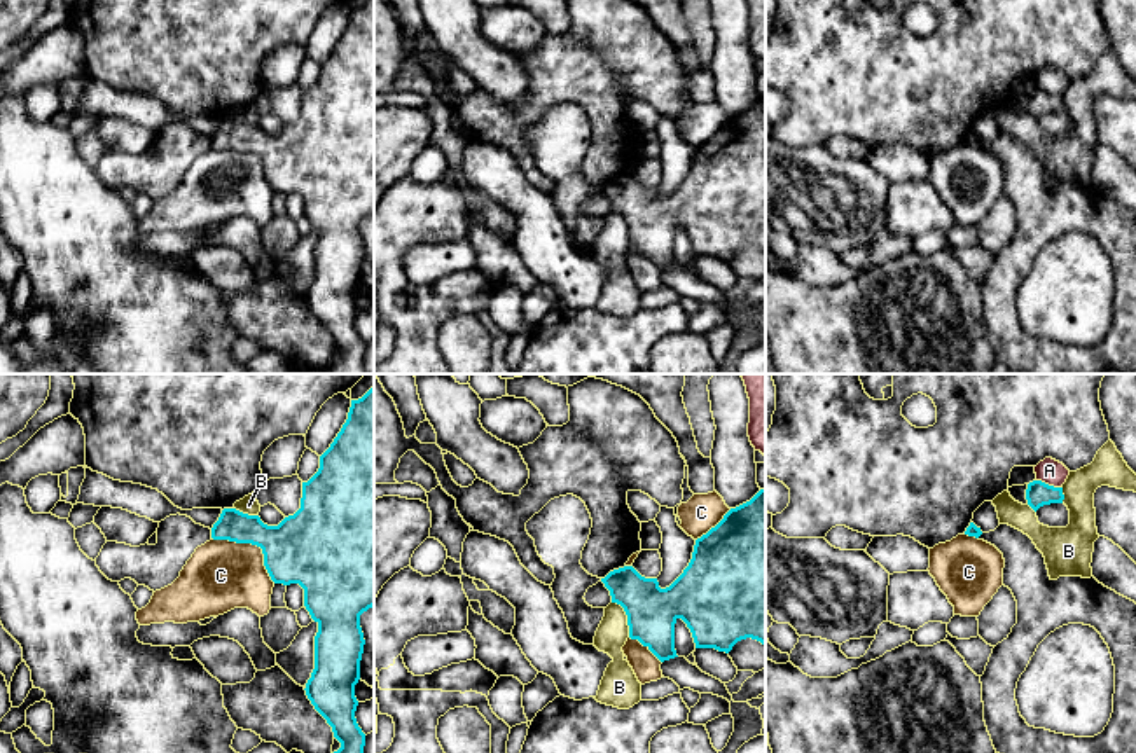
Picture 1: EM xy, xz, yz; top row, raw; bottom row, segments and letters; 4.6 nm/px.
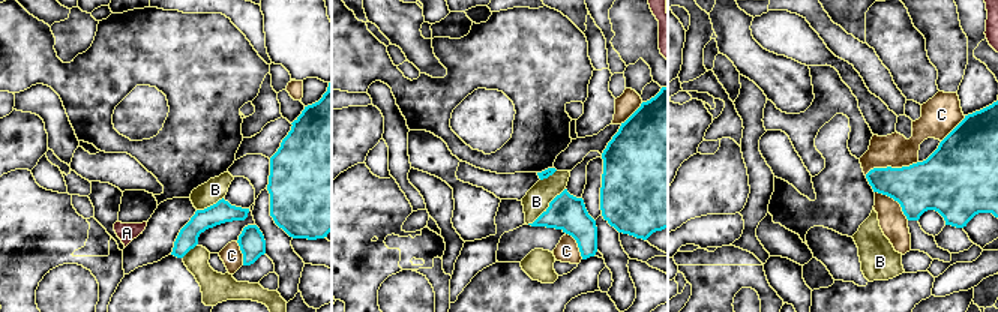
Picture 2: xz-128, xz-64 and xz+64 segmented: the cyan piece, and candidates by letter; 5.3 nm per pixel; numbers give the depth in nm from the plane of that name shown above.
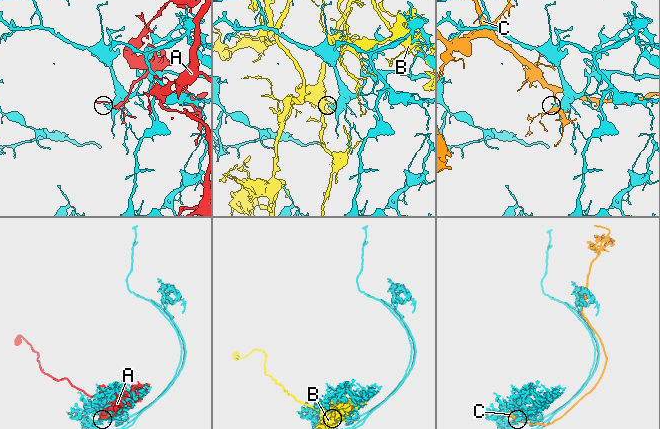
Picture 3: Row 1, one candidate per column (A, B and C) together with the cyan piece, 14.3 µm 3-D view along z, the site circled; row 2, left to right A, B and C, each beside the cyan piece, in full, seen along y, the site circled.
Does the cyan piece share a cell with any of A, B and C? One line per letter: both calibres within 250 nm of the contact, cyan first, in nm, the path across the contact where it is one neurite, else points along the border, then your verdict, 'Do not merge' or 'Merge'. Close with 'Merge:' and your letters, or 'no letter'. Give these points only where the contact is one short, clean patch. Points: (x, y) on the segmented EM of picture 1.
A: Thickness 120 nm (cyan) against 120 nm. Do not merge
B: Thickness 240 nm (cyan) against 140 nm. Do not merge
C: Thickness 340 nm (cyan) against 320 nm. Do not merge
Merge: no letter

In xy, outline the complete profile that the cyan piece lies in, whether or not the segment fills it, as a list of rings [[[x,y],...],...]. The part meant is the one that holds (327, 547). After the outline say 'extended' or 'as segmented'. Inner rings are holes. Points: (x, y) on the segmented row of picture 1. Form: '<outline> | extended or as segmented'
[[[374,386],[351,400],[346,423],[320,456],[318,472],[302,482],[301,508],[294,515],[267,526],[259,515],[224,508],[211,538],[260,547],[274,584],[299,584],[304,589],[304,606],[318,624],[315,669],[306,695],[341,743],[334,753],[364,753],[365,734],[355,718],[355,685],[365,645],[360,615],[374,606]]] | as segmented

